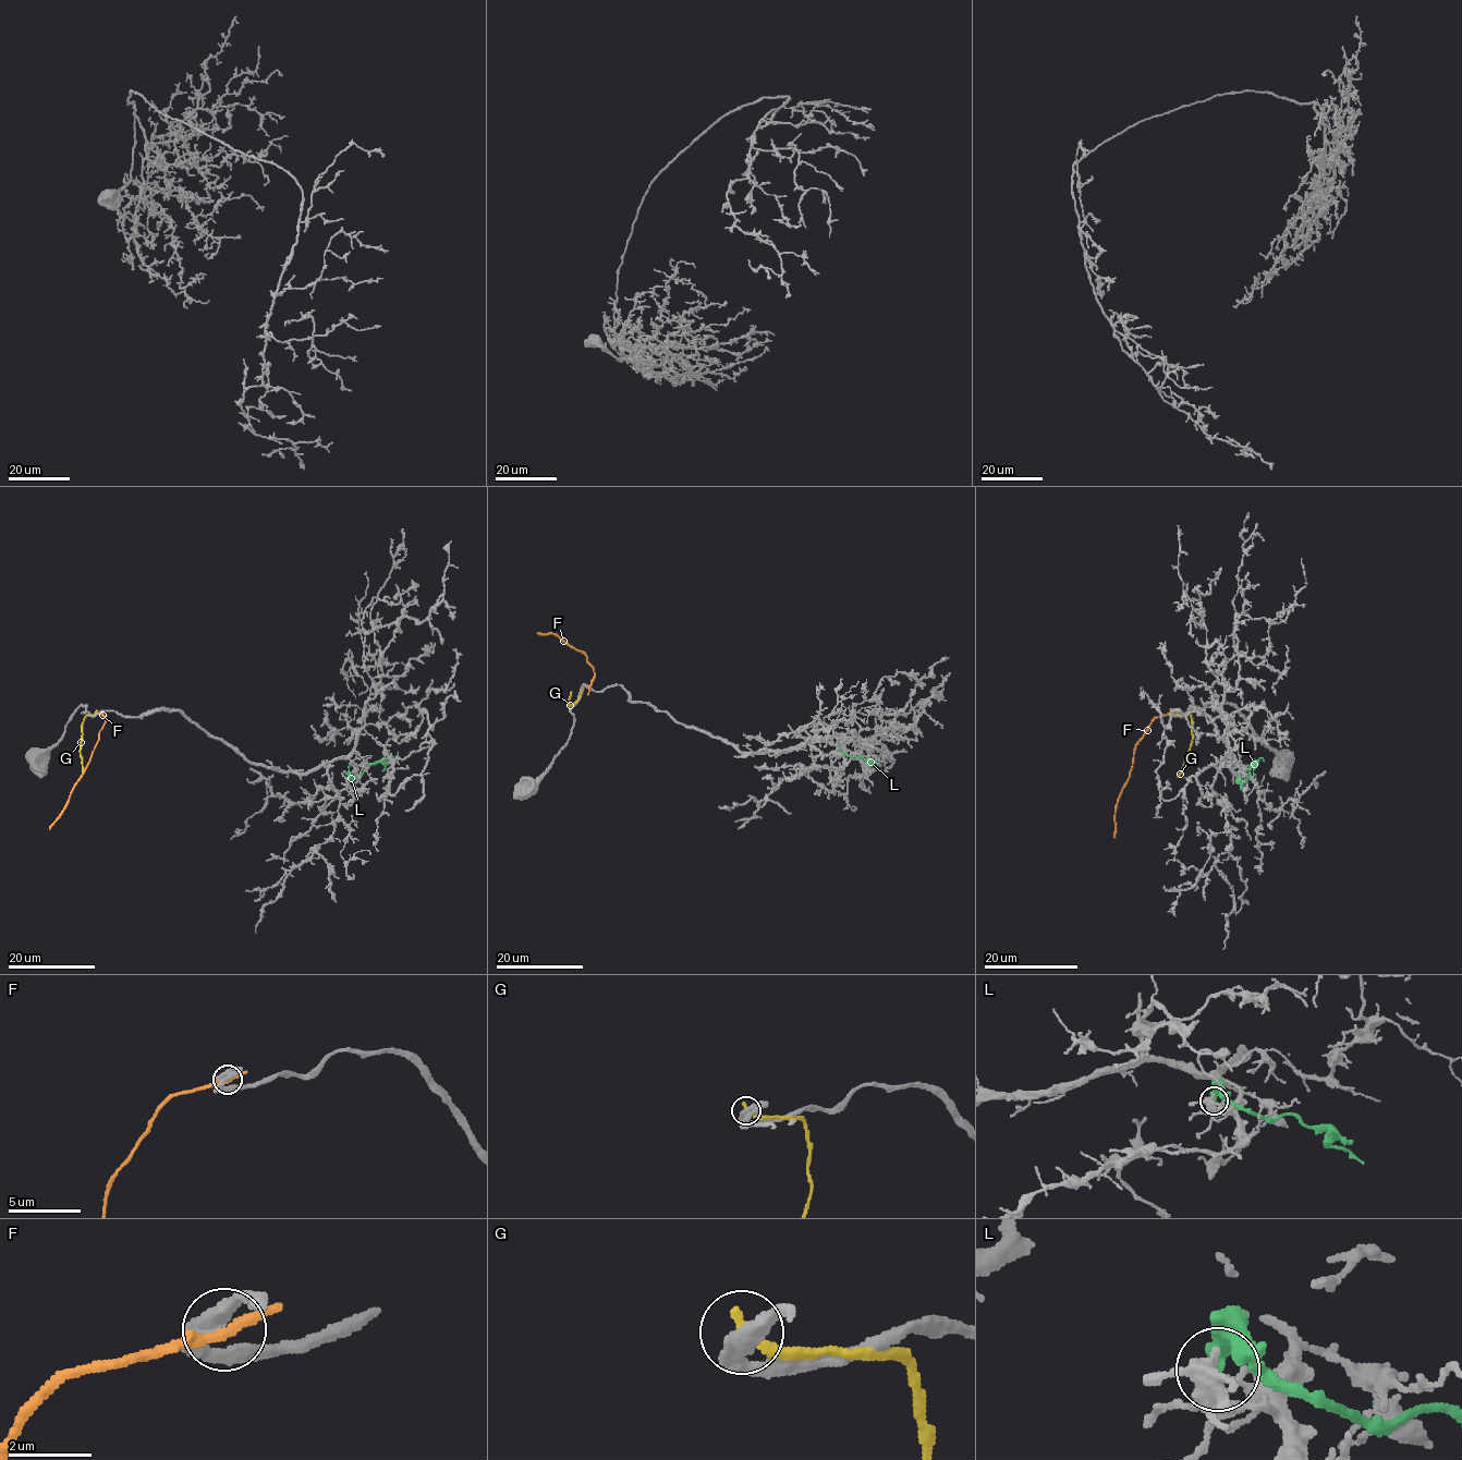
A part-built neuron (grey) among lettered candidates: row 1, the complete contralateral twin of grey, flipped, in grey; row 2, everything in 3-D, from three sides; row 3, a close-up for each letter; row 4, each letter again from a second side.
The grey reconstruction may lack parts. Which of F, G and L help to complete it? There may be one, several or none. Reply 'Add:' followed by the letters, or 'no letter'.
Add: no letter

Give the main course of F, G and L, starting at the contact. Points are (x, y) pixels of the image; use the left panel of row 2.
F: (101, 714), (106, 721), (99, 739), (66, 805), (49, 829)
G: (96, 713), (83, 721), (80, 754), (83, 773)
L: (349, 773), (357, 777), (370, 764), (390, 755), (393, 758)

